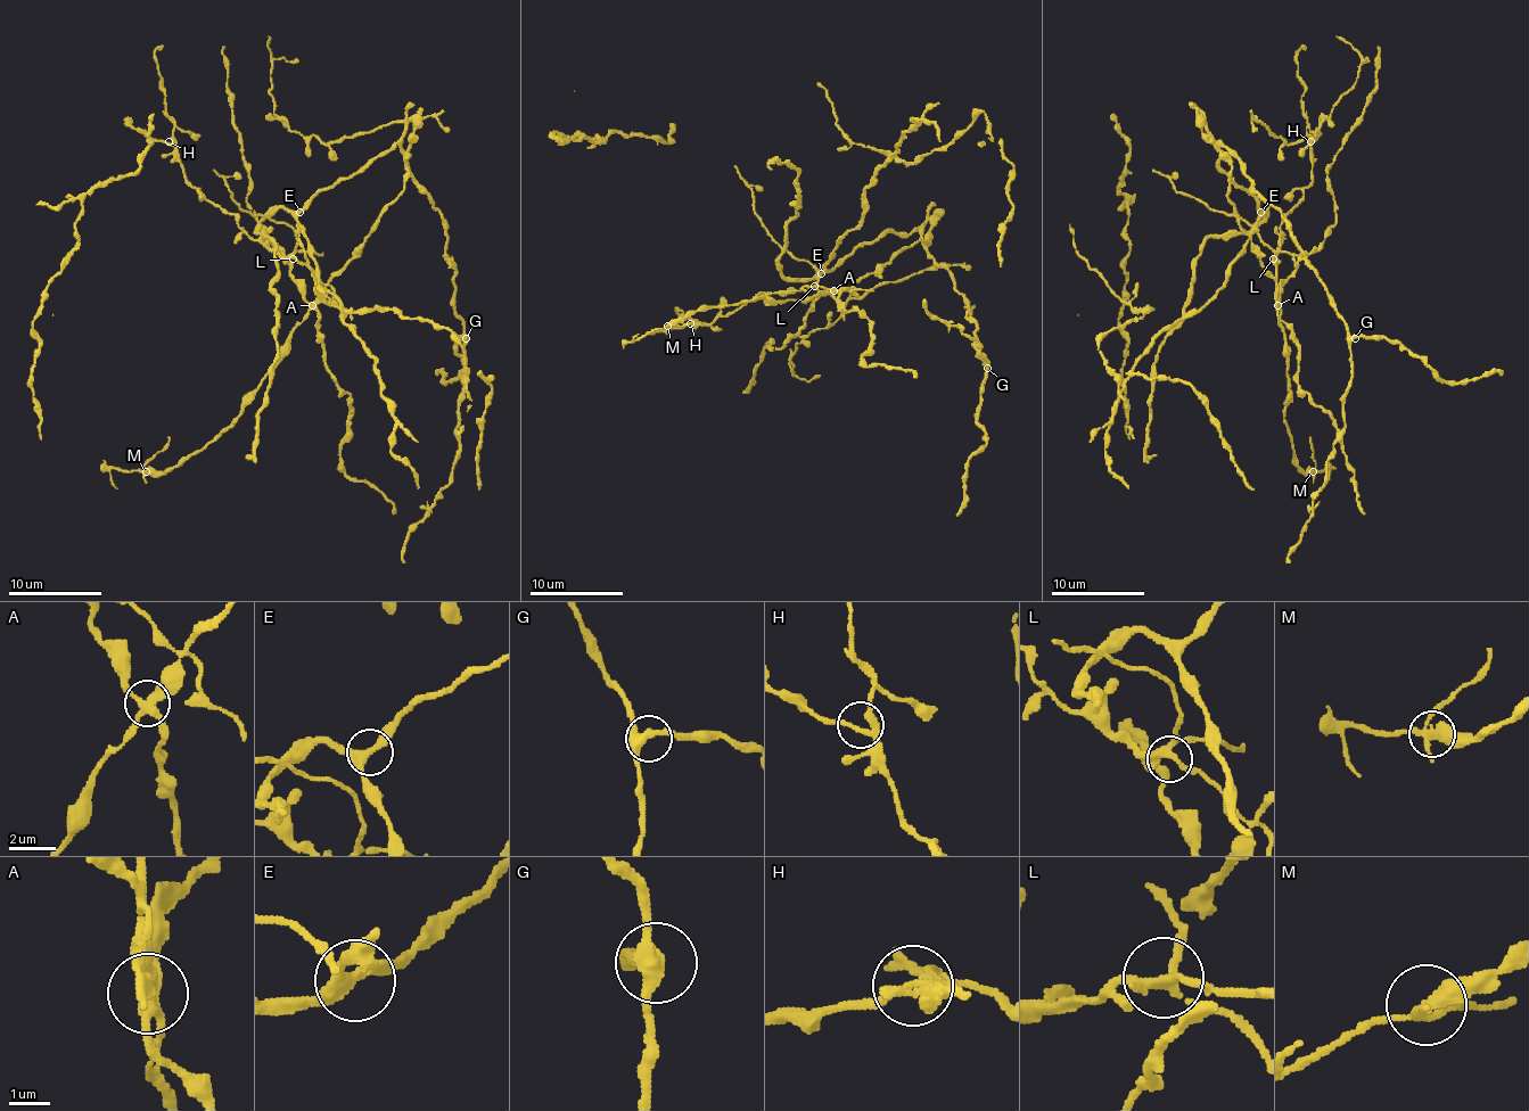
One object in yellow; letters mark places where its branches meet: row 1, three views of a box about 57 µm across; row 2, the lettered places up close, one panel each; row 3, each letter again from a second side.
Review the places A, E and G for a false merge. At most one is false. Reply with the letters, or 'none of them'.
A

